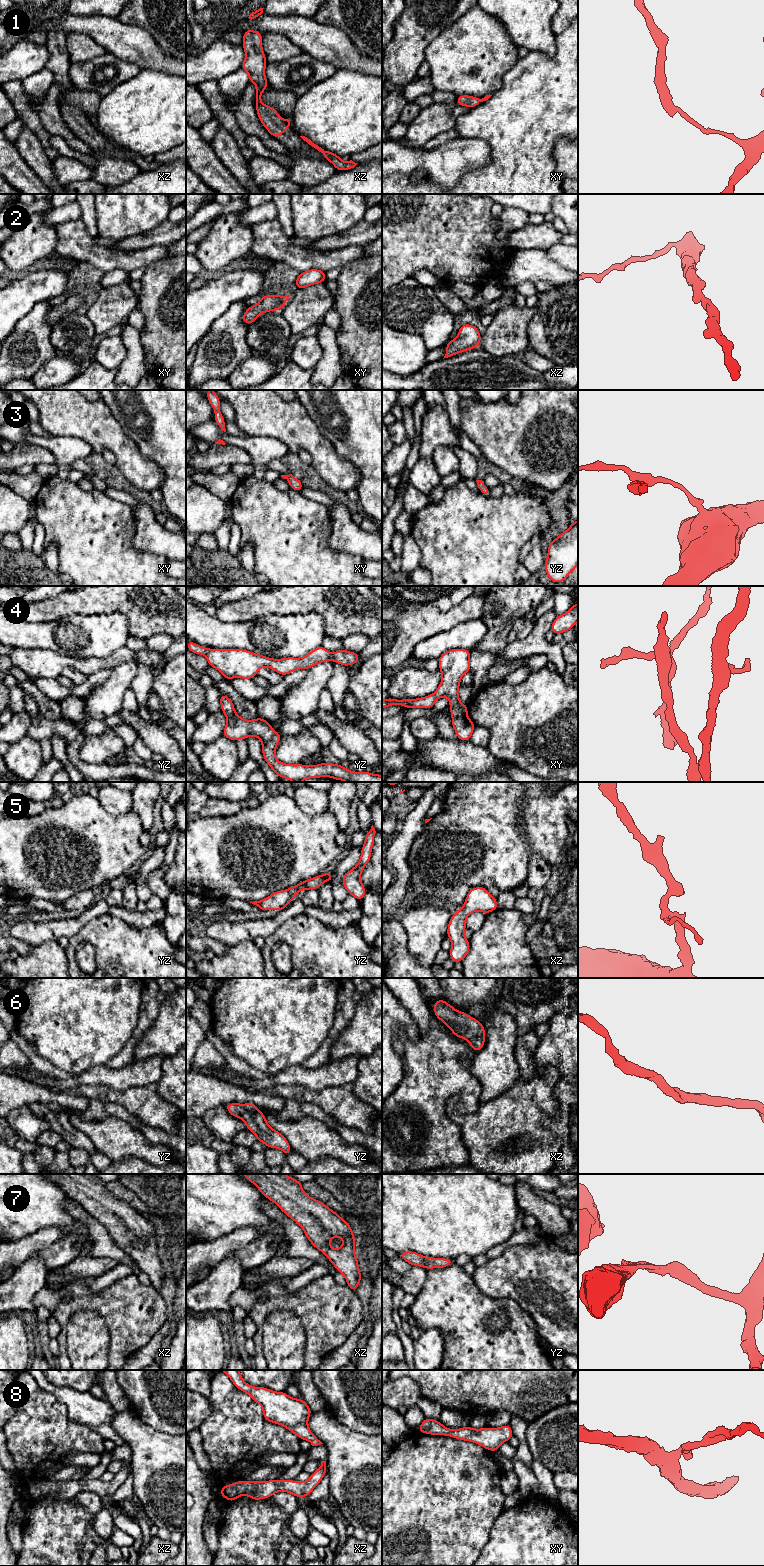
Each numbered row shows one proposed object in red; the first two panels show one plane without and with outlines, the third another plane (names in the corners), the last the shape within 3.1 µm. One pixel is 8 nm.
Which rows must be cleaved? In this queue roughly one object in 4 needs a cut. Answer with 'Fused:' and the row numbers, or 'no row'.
Fused: 1, 4

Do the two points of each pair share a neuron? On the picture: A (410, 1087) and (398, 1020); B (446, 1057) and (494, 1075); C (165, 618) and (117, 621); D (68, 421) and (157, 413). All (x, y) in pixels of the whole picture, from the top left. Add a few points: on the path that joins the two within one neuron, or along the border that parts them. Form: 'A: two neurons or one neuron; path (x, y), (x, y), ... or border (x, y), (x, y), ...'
A: two neurons; border (419, 1032), (415, 1039), (397, 1033), (400, 1054)
B: two neurons; border (472, 1051), (469, 1059), (470, 1072), (481, 1086)
C: two neurons; border (105, 614), (122, 613), (127, 618), (130, 634)
D: two neurons; border (101, 400), (129, 436)

